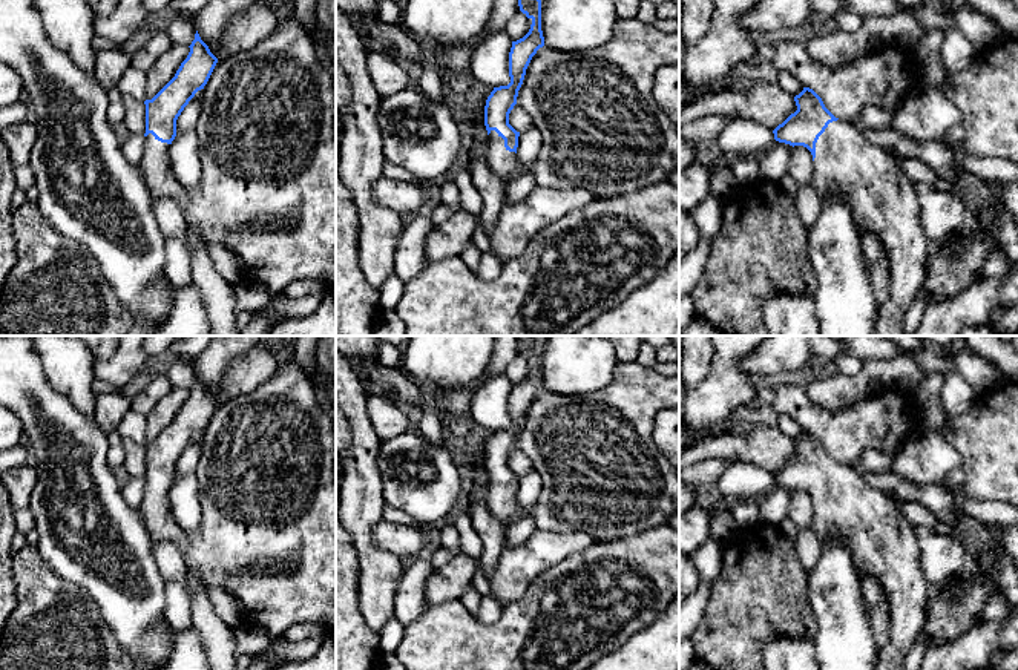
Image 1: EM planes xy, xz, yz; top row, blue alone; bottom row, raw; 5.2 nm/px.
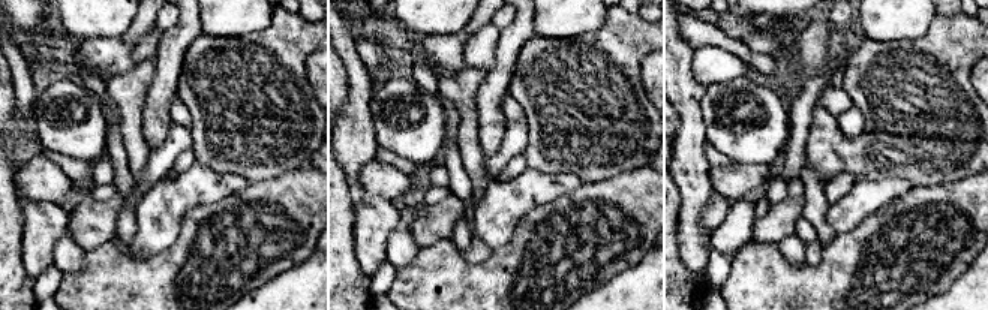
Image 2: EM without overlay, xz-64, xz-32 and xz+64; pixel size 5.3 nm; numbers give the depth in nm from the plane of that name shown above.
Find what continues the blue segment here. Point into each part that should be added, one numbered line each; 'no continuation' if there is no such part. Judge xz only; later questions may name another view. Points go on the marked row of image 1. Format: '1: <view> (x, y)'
1: xz (603, 131)

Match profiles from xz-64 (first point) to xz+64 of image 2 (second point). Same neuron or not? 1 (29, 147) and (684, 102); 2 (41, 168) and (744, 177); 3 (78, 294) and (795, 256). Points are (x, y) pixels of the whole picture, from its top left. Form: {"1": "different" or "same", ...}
{"1": "same", "2": "same", "3": "different"}

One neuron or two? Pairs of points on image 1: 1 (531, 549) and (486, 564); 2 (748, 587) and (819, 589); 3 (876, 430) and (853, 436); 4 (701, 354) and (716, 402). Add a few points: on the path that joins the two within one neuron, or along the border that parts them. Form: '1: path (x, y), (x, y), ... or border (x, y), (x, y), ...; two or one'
1: border (505, 545), (488, 577); two
2: border (805, 571), (805, 595), (816, 624); two
3: path (870, 430), (859, 430); one
4: border (713, 351), (710, 368), (695, 390); two

